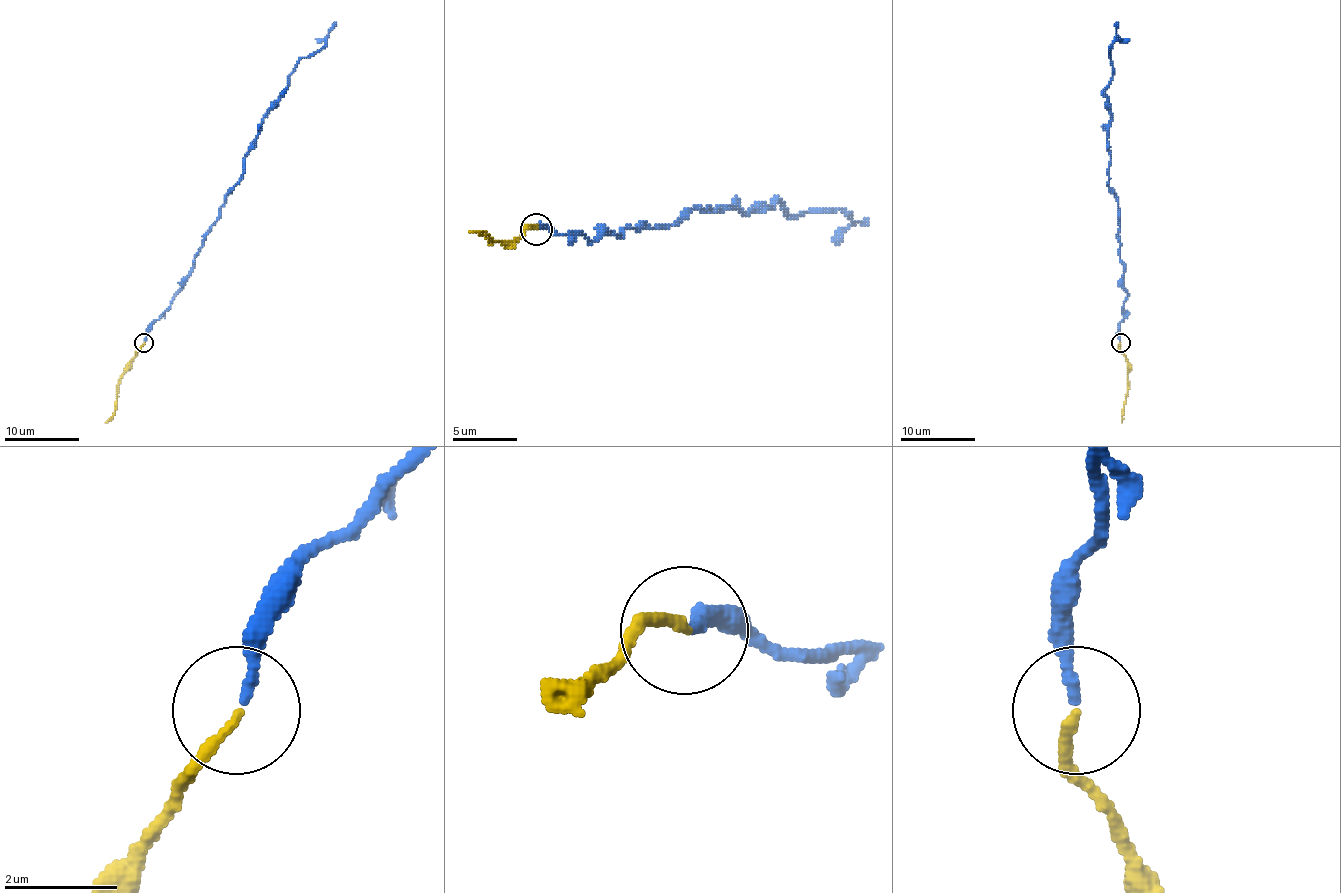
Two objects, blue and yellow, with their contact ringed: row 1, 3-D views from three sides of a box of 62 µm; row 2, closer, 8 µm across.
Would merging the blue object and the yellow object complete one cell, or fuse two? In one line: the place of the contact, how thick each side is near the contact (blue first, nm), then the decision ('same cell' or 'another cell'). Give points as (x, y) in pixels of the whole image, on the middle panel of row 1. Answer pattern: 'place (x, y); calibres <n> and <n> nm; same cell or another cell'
place (536, 229); calibres 180 and 180 nm; another cell

